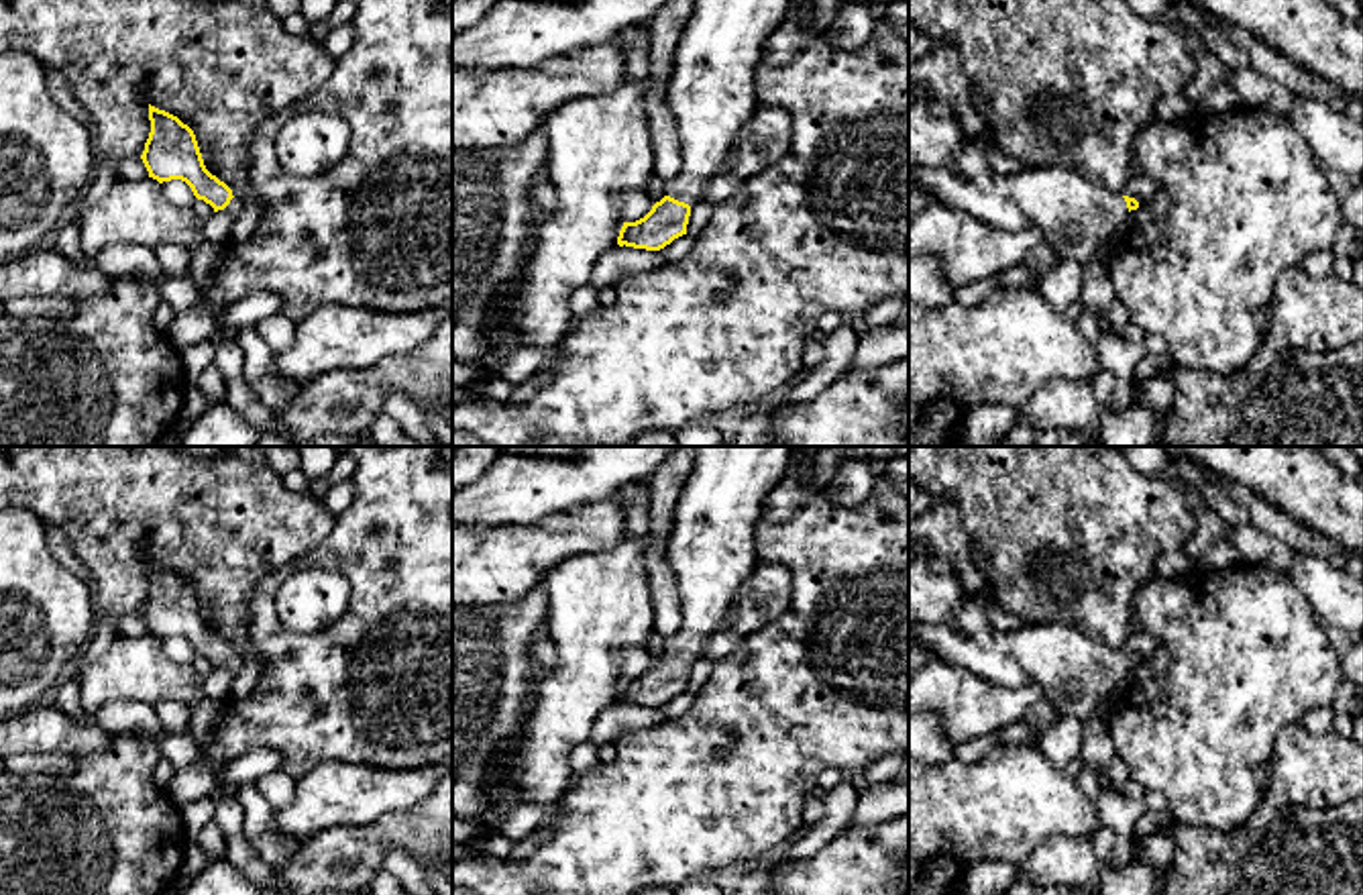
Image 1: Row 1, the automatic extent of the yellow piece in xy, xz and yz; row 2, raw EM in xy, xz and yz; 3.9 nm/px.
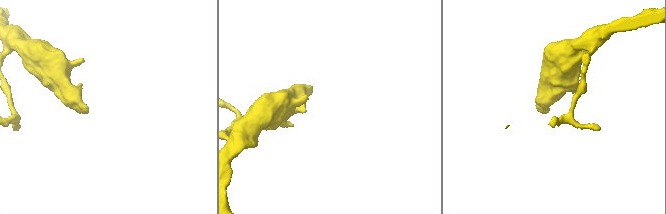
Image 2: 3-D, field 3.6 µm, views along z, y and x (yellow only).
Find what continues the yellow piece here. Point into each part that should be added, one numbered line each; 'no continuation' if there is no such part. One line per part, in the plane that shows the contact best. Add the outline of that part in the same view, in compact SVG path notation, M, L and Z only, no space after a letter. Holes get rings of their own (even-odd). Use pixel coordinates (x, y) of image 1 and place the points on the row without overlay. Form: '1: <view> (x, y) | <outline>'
1: xz (710, 549) | M697 446L693 469L674 506L672 528L664 546L664 557L674 575L680 597L680 626L664 638L666 652L695 663L705 656L707 640L715 634L738 597L738 589L758 565L754 552L756 524L764 514L764 502L786 475L790 446Z

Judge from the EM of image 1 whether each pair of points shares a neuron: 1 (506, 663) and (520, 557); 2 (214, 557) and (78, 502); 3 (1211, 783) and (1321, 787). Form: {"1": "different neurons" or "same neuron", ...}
{"1": "different neurons", "2": "same neuron", "3": "different neurons"}

